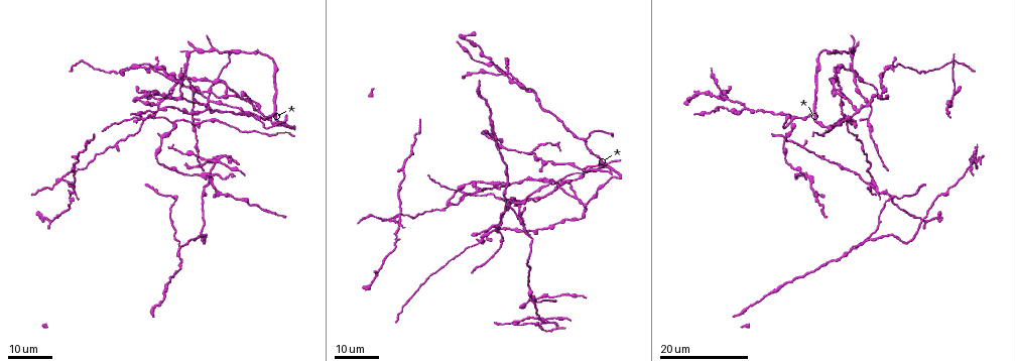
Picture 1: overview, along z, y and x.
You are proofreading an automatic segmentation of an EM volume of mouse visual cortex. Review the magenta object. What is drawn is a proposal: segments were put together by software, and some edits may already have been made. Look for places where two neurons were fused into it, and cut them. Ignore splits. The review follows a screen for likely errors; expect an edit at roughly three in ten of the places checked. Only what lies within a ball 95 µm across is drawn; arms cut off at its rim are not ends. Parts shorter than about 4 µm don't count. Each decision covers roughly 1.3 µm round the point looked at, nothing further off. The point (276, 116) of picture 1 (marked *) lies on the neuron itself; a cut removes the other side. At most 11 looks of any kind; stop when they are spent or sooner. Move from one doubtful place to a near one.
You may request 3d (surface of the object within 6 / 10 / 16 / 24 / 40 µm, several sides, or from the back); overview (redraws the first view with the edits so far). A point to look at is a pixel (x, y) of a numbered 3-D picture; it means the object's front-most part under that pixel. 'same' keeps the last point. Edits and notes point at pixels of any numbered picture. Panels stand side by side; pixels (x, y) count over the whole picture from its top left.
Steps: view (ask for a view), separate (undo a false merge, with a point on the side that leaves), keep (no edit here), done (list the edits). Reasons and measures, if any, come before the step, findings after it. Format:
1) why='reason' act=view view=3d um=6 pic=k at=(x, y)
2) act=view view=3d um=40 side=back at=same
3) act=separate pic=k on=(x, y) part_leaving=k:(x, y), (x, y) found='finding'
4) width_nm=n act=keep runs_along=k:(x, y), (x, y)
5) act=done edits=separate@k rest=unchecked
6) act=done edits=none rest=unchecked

why='a fork' act=view view=3d um=16 pic=1 at=(793, 118)

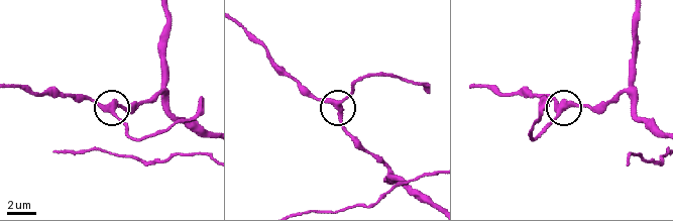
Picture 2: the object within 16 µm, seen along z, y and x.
why='closer look' act=view view=3d um=6 pic=2 at=(557, 109)

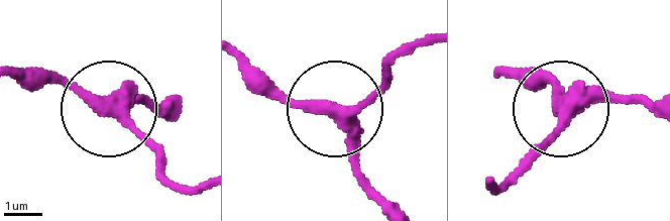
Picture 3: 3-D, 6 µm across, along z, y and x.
why='other side' act=view view=3d um=6 side=back pic=3 at=(115, 113)

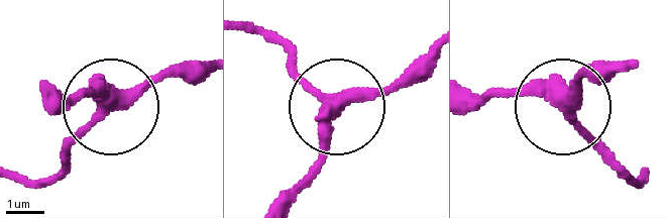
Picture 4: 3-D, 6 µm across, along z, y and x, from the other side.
arms=3 act=keep found='all the same neuron'

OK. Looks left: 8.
why='four or more arms meet' act=view view=3d um=16 pic=1 at=(177, 96)

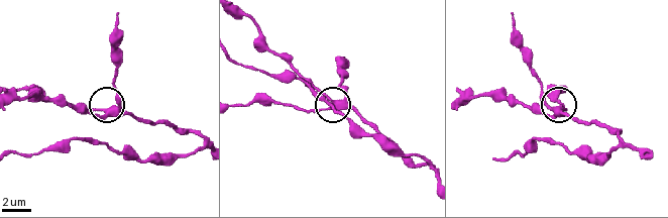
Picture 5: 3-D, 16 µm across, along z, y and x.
act=view view=3d um=10 pic=5 at=(108, 111)

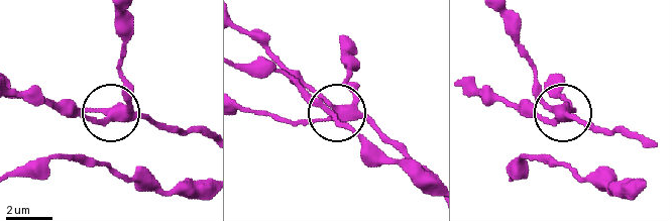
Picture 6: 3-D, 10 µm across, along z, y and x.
arms=4 act=keep found='one neuron here'

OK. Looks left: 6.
act=view view=3d um=24 pic=1 at=(805, 177)

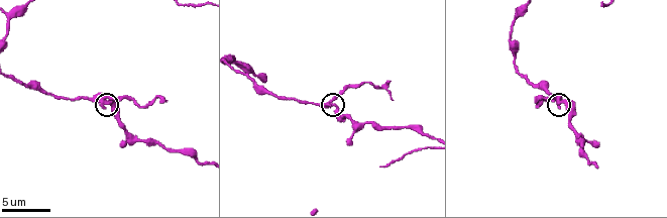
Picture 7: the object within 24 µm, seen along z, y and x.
act=view view=3d um=6 pic=7 at=(106, 104)

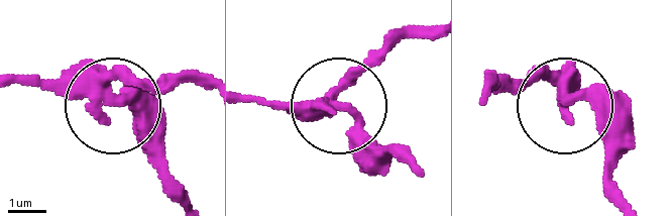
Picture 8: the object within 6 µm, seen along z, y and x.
side_arm_um=24 act=separate pic=8 on=(143, 85) part_leaving=8:(101, 87), (204, 78) found='a second neuron is stuck on'

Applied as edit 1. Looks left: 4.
why='a fork' act=view view=3d um=24 pic=1 at=(855, 76)

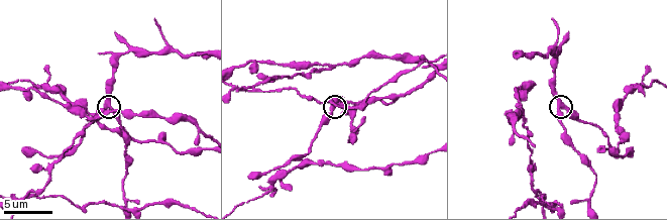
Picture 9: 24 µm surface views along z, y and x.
why='closer look' act=view view=3d um=10 pic=9 at=(106, 106)

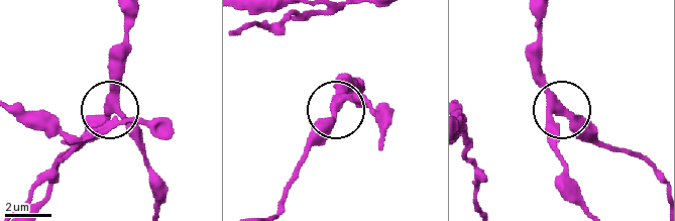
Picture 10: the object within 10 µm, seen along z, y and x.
arms=3 act=keep found='continuous, no second neuron'

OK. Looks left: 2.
why='two arms at a narrow angle' act=view view=3d um=10 pic=9 at=(322, 68)

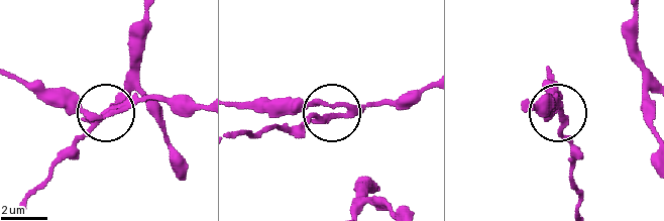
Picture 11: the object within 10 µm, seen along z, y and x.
width_nm=230 act=separate pic=11 on=(327, 120) found='two neurons meet here'

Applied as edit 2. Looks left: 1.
act=done edits=separate@8,separate@11 rest=unchecked

